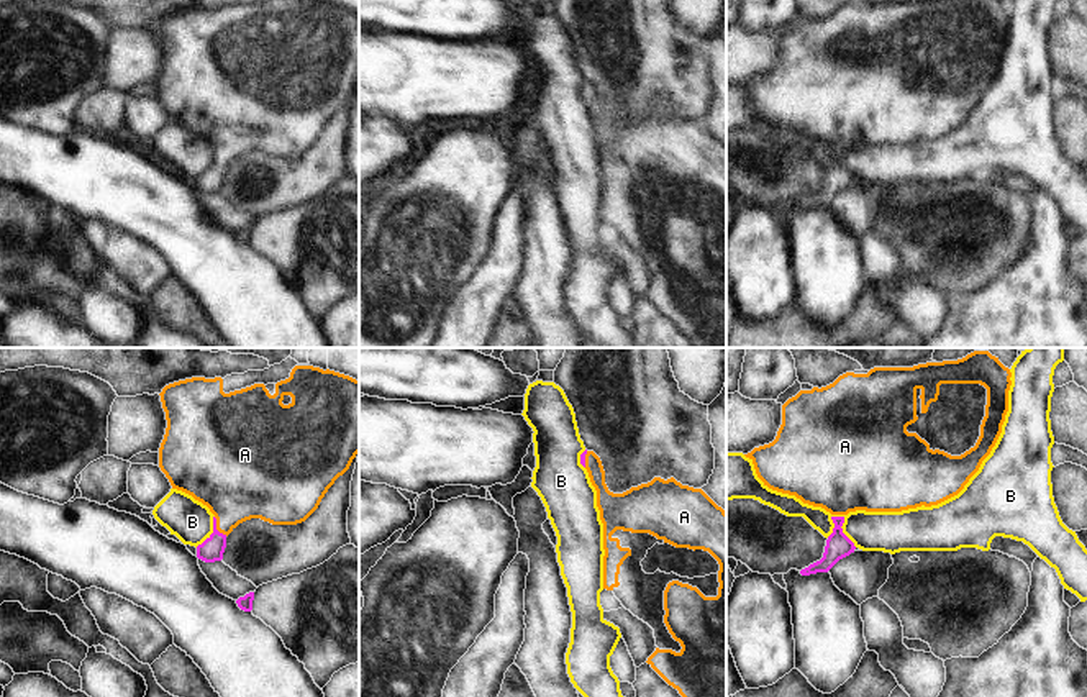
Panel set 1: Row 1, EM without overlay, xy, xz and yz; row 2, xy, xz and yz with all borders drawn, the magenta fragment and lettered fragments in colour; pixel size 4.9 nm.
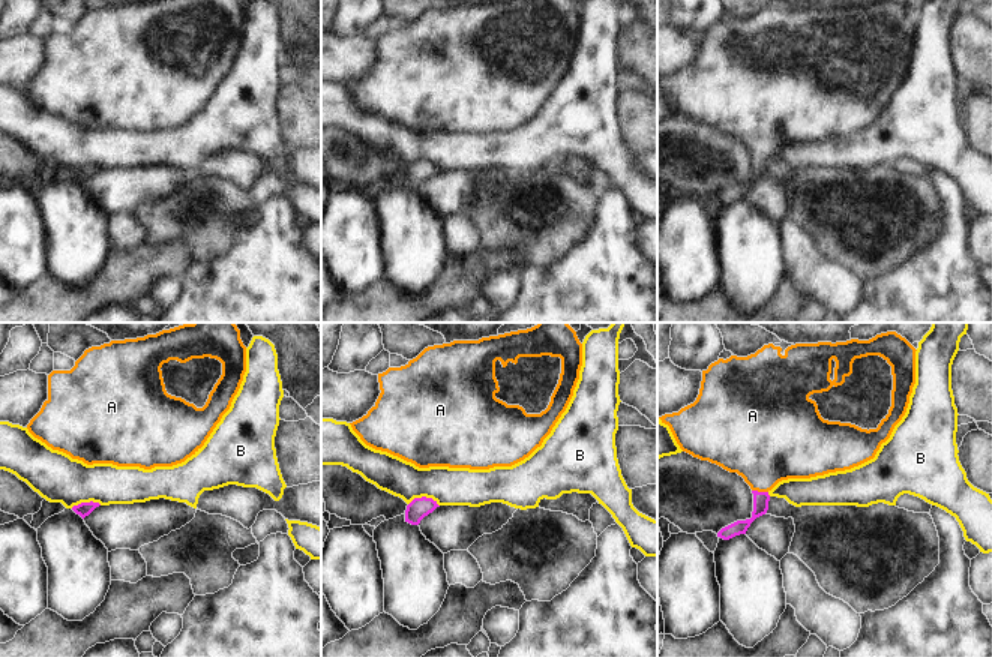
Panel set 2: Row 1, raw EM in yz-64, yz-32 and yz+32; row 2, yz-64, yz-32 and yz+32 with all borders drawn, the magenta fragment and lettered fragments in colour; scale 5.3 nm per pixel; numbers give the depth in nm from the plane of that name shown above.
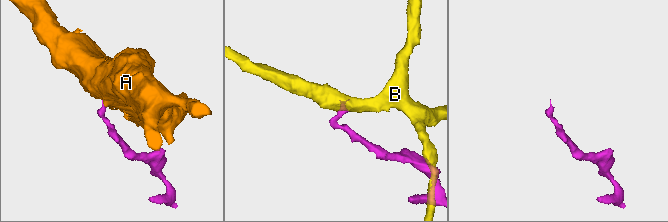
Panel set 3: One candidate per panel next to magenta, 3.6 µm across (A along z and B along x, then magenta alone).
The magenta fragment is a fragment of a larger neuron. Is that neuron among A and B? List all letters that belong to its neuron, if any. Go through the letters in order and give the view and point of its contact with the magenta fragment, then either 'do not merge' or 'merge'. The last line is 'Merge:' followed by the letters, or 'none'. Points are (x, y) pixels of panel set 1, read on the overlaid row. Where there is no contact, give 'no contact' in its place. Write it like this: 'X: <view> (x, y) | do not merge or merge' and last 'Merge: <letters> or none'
A: xy (215, 528) | merge
B: yz (841, 525) | do not merge
Merge: A

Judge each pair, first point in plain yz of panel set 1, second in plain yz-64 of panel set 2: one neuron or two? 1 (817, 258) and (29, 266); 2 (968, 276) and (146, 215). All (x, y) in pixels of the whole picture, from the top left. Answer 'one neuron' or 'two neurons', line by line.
1: two neurons
2: one neuron

